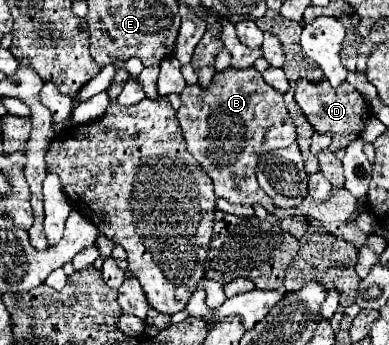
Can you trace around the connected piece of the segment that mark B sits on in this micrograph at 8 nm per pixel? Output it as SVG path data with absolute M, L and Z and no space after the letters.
M228 67L214 75L208 89L202 89L200 85L186 85L180 99L182 105L178 109L178 121L188 151L212 179L216 197L244 205L260 203L268 209L268 213L274 213L274 203L256 181L256 165L262 153L288 147L296 141L296 127L286 111L284 93L270 87L262 73L254 67Z

